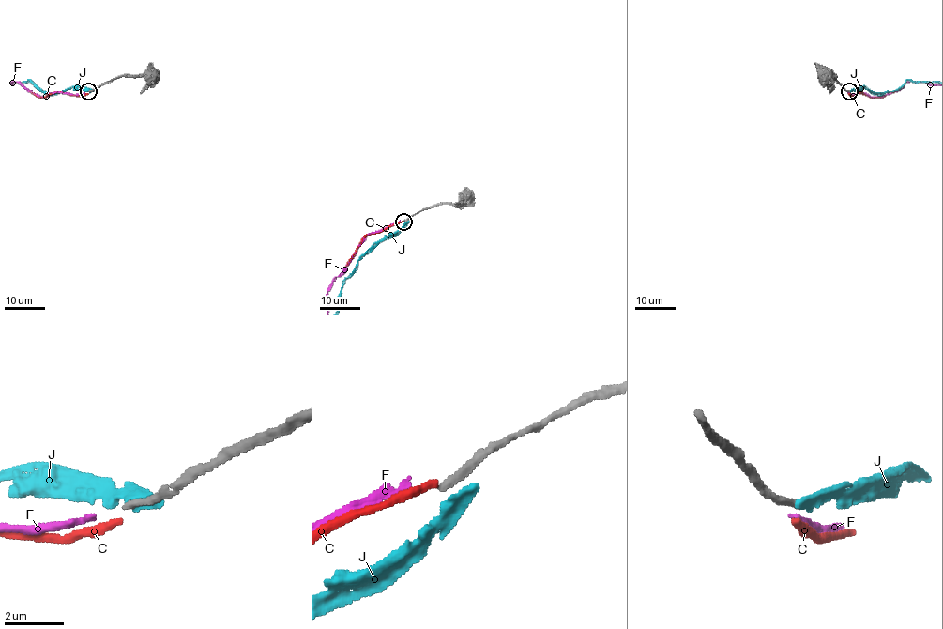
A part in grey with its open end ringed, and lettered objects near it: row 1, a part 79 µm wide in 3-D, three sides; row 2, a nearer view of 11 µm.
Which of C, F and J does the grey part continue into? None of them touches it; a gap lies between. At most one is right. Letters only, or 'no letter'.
no letter

